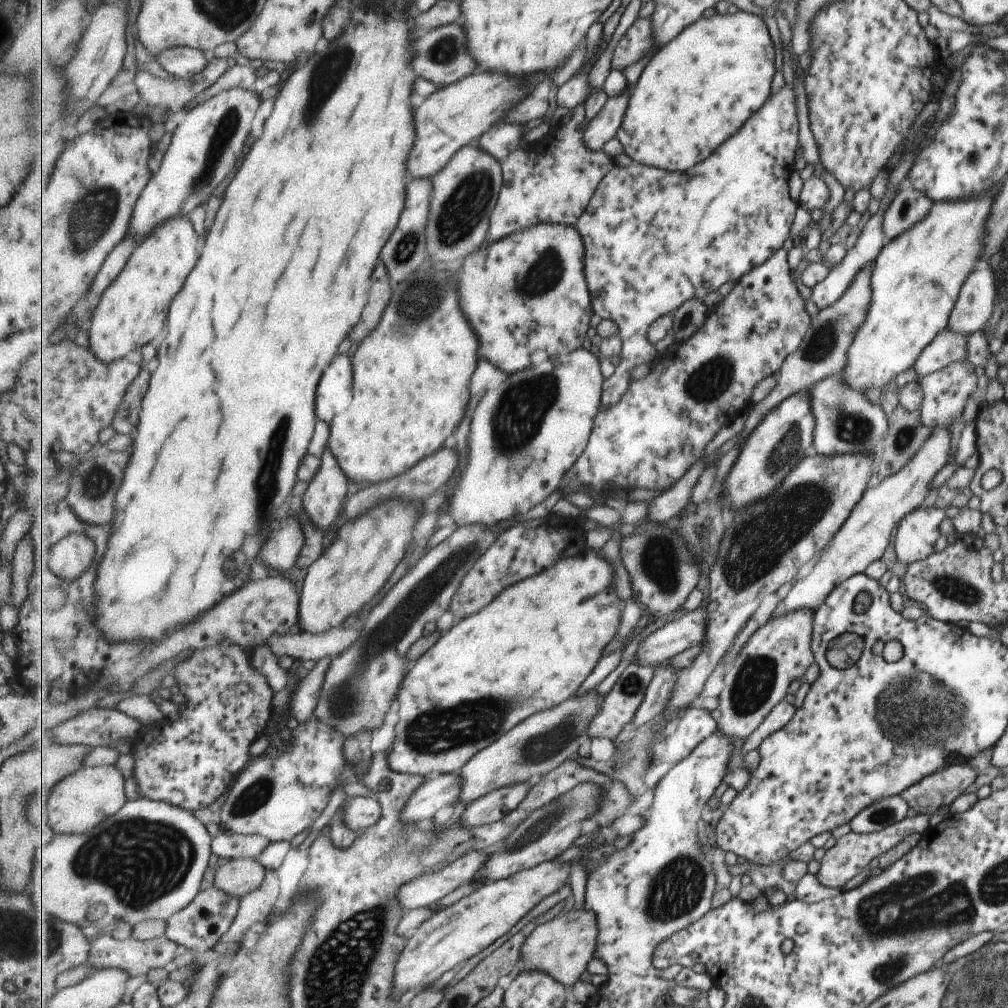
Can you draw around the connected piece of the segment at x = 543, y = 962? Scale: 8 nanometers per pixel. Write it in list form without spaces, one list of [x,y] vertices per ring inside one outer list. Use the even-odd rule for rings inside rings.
[[[586,906],[581,909],[574,908],[546,924],[540,925],[534,931],[523,948],[523,960],[530,962],[530,970],[540,969],[549,972],[560,982],[573,988],[586,974],[590,962],[596,957],[600,931],[599,916],[596,911],[588,910]]]

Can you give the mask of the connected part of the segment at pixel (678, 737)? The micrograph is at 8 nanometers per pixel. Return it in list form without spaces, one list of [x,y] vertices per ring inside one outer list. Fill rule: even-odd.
[[[694,704],[685,710],[678,730],[668,738],[668,742],[654,755],[652,764],[672,763],[676,766],[685,758],[688,758],[695,748],[711,737],[719,729],[716,718],[712,716],[711,710],[706,710]]]

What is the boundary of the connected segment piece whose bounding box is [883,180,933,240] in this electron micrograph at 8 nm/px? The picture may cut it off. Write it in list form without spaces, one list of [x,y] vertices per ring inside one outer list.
[[[905,180],[883,216],[883,233],[887,240],[895,239],[913,224],[927,217],[932,202],[929,196],[917,191]]]

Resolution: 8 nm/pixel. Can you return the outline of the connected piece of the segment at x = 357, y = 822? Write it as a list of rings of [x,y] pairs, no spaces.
[[[373,796],[352,798],[344,808],[346,822],[356,832],[371,829],[383,818],[382,804]]]

